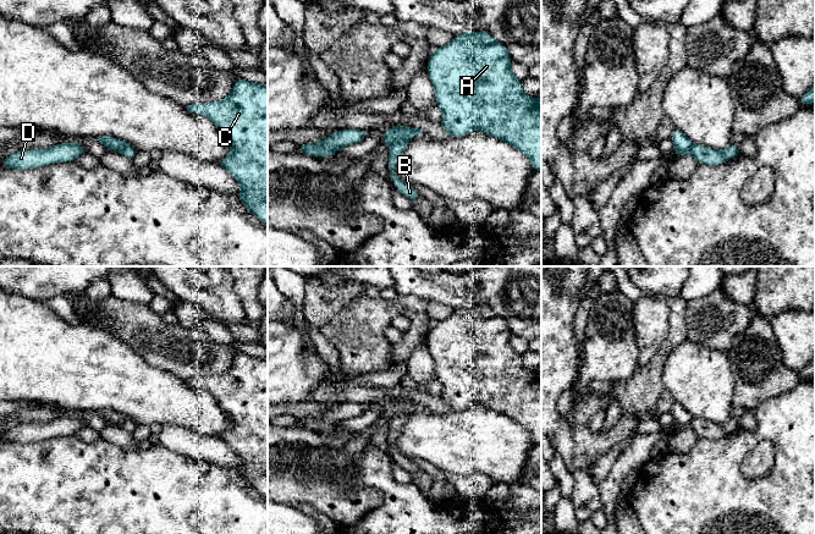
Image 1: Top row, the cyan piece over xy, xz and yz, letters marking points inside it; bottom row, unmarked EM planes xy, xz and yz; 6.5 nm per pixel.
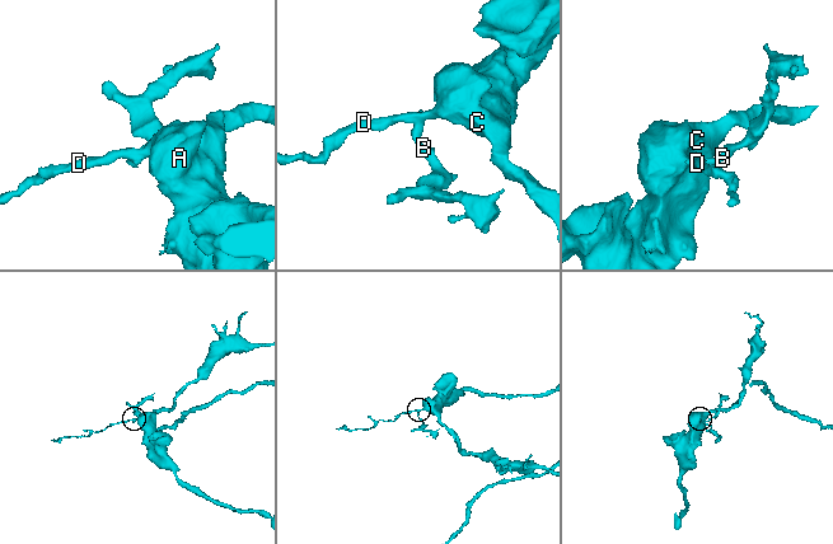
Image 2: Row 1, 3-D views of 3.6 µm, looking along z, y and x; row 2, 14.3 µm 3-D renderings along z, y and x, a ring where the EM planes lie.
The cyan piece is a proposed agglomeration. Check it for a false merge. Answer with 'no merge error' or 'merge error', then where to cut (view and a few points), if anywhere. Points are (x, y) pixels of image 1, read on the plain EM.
merge error; cut xz (408, 412), (401, 412), (389, 419)

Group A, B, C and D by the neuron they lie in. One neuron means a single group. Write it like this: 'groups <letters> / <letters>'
groups A C D / B

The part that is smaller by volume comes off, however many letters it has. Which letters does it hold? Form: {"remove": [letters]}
{"remove": ["B"]}

